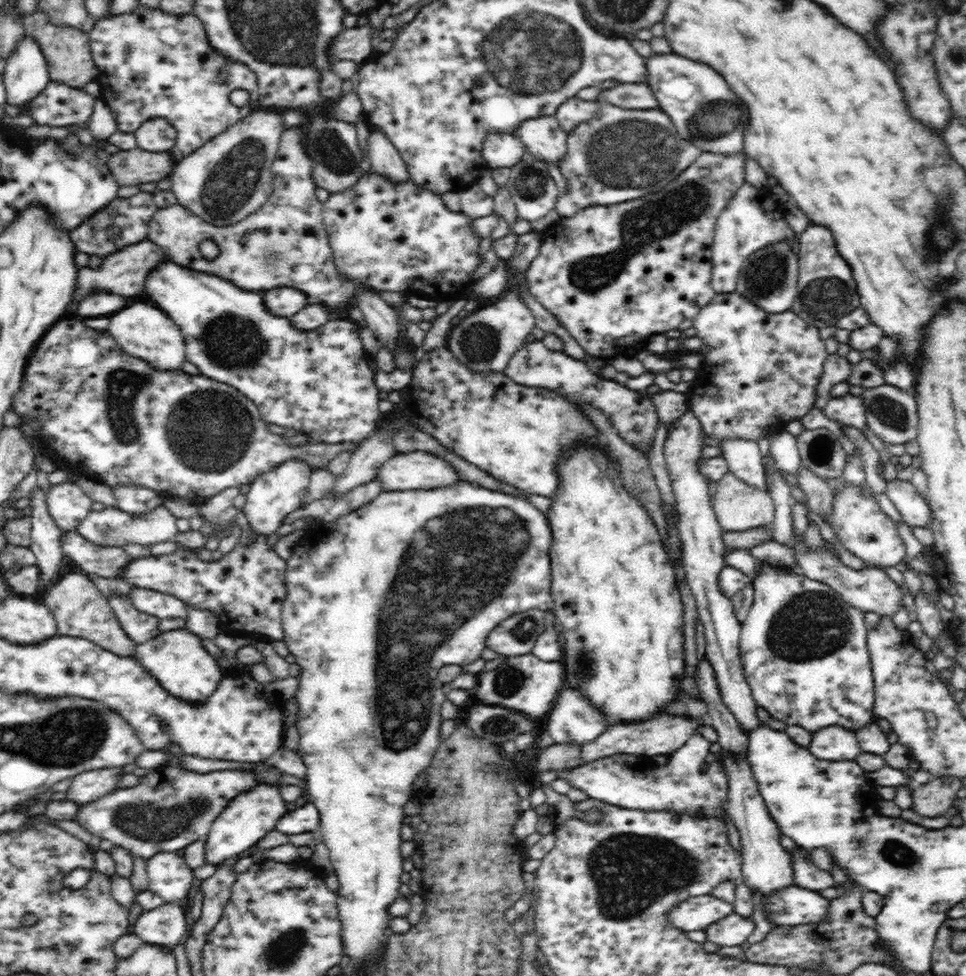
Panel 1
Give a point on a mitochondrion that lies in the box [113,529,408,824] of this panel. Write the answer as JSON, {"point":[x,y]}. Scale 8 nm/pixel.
{"point":[164,723]}

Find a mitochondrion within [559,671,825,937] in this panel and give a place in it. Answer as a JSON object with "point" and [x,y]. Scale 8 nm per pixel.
{"point":[631,871]}

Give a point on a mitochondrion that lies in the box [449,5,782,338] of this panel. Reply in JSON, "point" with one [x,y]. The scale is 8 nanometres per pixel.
{"point":[524,49]}

